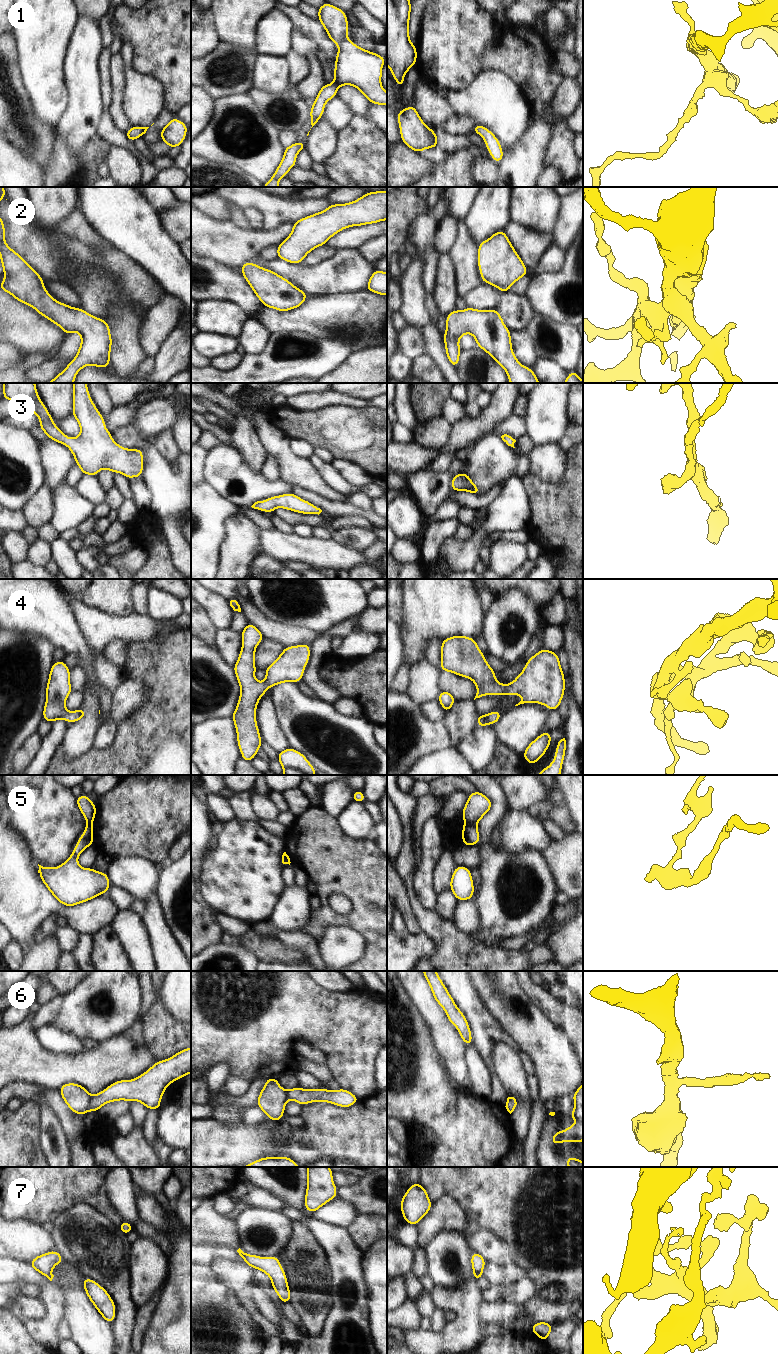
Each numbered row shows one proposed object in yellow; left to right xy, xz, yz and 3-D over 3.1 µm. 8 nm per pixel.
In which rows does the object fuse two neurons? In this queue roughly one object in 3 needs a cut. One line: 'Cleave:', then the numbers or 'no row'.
Cleave: 5, 6, 7

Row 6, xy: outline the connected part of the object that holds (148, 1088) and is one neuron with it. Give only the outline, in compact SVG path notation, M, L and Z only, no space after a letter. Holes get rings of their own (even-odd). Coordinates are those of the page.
M191 1047L181 1050L171 1058L156 1061L146 1072L132 1080L118 1080L109 1085L102 1092L91 1097L89 1102L89 1111L97 1112L104 1104L124 1101L139 1101L147 1109L160 1110L160 1101L165 1089L169 1084L191 1073Z

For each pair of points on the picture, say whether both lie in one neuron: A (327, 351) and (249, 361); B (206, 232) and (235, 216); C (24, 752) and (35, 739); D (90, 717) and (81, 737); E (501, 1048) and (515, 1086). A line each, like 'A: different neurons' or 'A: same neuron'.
A: same neuron
B: different neurons
C: same neuron
D: same neuron
E: same neuron

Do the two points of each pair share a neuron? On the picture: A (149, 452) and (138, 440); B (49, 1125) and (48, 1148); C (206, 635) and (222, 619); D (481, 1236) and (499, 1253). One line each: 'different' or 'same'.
A: different
B: same
C: different
D: same

